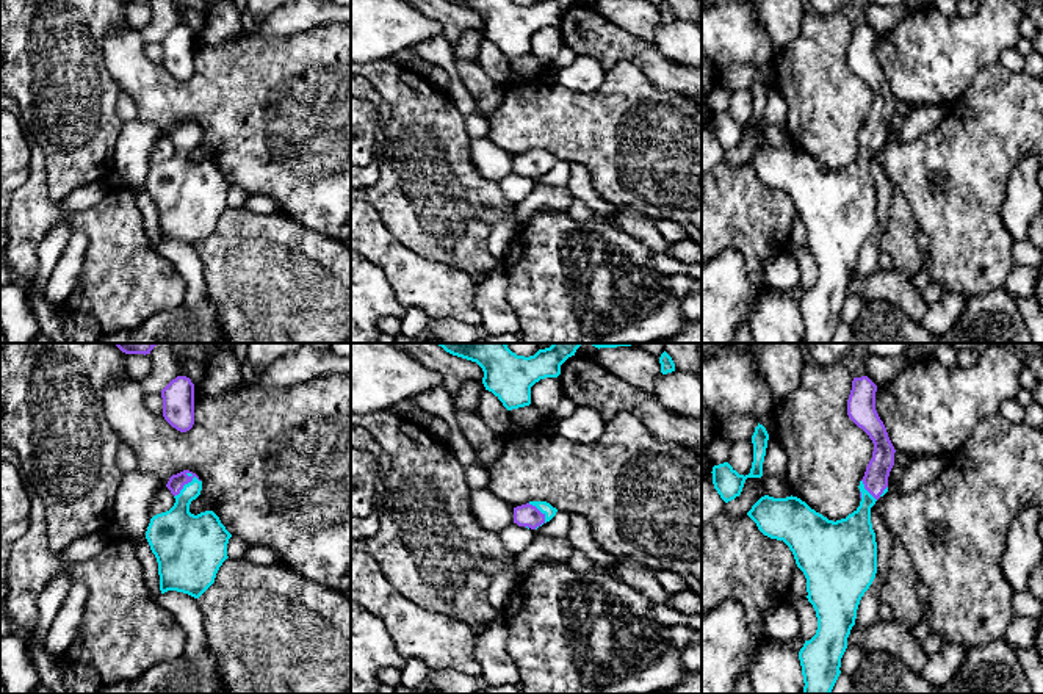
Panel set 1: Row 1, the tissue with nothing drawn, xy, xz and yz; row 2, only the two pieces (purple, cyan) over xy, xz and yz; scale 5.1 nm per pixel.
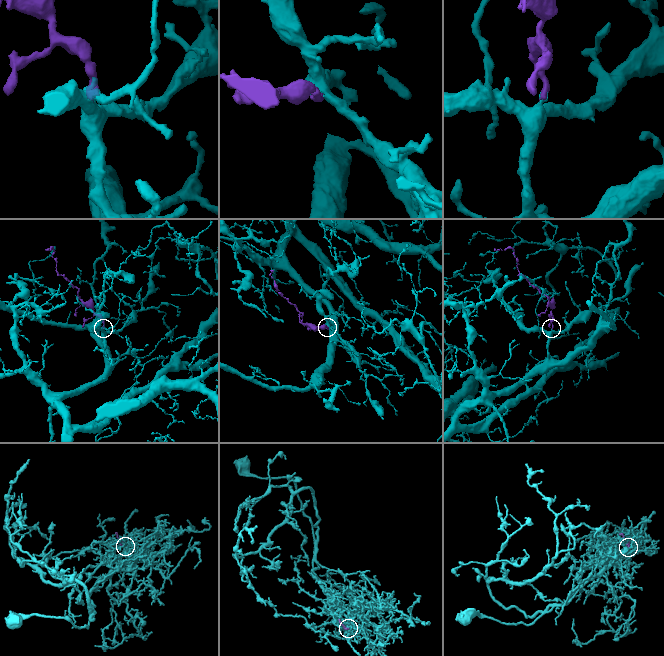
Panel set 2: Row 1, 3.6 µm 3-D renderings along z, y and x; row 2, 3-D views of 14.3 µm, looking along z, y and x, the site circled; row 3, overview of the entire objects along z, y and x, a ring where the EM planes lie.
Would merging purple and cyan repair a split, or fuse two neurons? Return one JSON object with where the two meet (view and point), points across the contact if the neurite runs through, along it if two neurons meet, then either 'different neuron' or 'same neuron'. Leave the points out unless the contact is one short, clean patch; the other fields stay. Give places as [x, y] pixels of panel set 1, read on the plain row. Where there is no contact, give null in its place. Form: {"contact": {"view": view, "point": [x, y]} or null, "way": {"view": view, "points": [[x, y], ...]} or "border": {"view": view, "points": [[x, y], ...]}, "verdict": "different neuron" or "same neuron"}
{"contact": {"view": "xy", "point": [185, 132]}, "way": {"view": "xy", "points": [[176, 132], [185, 132], [177, 179]]}, "verdict": "same neuron"}

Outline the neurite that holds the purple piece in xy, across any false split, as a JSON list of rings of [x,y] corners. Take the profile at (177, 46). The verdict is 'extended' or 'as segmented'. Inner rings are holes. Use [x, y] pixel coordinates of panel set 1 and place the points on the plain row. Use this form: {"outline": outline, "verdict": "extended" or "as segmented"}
{"outline": [[[177,25],[163,39],[163,66],[180,81],[194,74],[194,33],[186,25]]], "verdict": "as segmented"}

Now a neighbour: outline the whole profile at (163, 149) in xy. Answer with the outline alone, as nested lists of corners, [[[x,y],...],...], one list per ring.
[[[161,135],[155,143],[155,147],[149,157],[149,164],[153,166],[157,163],[169,160],[175,152],[174,144],[166,135]]]

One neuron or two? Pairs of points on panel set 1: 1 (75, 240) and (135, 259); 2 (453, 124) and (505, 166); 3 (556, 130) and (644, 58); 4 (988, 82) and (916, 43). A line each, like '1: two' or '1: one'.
1: two
2: two
3: two
4: two

